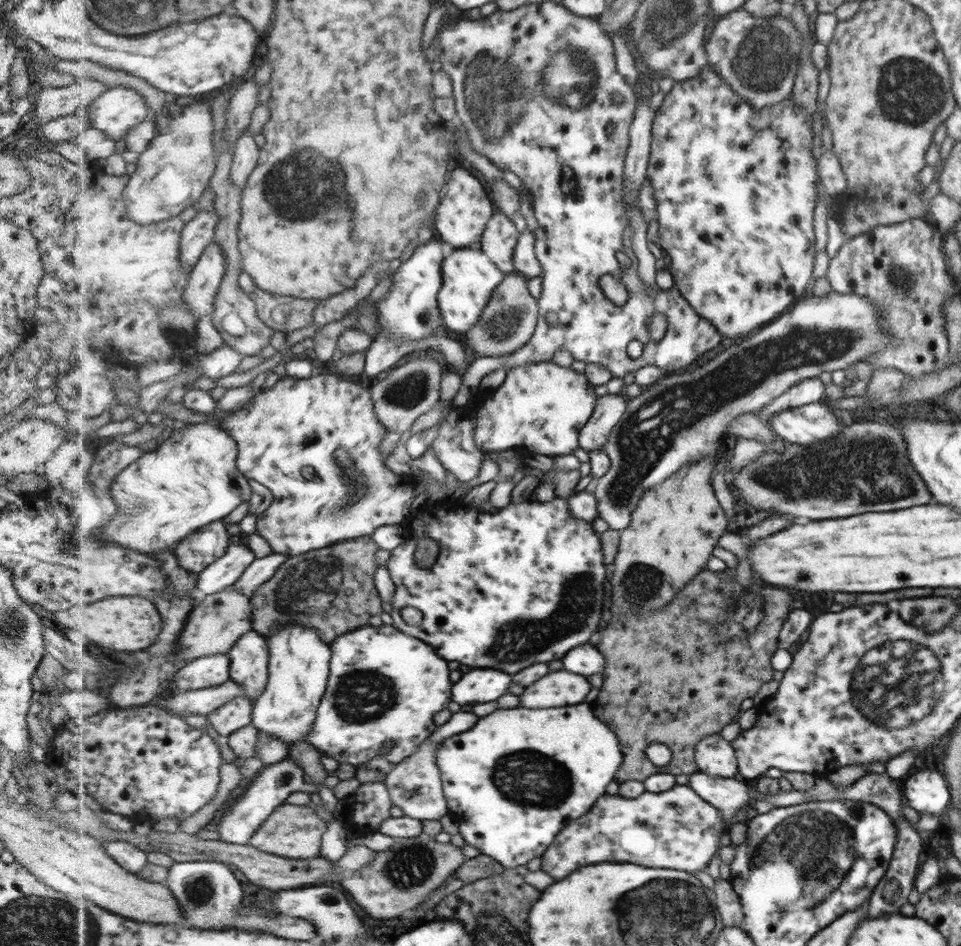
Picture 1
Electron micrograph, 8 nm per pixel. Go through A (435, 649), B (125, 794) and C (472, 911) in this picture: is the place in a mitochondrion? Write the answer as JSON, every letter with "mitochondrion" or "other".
{"A":"other","B":"other","C":"mitochondrion"}

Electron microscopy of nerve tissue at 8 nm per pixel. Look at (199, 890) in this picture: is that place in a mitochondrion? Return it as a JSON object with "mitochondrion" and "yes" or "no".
{"mitochondrion":"yes"}

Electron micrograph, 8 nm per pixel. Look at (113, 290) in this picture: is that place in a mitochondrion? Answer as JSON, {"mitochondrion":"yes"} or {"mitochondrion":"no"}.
{"mitochondrion":"yes"}

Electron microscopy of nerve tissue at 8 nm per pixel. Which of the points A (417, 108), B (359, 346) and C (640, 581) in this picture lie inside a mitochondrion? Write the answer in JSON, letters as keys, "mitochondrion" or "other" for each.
{"A":"other","B":"other","C":"mitochondrion"}

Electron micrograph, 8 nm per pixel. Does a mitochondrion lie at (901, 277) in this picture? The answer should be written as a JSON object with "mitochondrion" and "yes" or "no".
{"mitochondrion":"yes"}

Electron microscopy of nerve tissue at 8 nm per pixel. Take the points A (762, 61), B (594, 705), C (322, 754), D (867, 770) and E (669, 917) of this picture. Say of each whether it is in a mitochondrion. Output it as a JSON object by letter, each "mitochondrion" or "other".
{"A":"mitochondrion","B":"other","C":"other","D":"other","E":"mitochondrion"}

